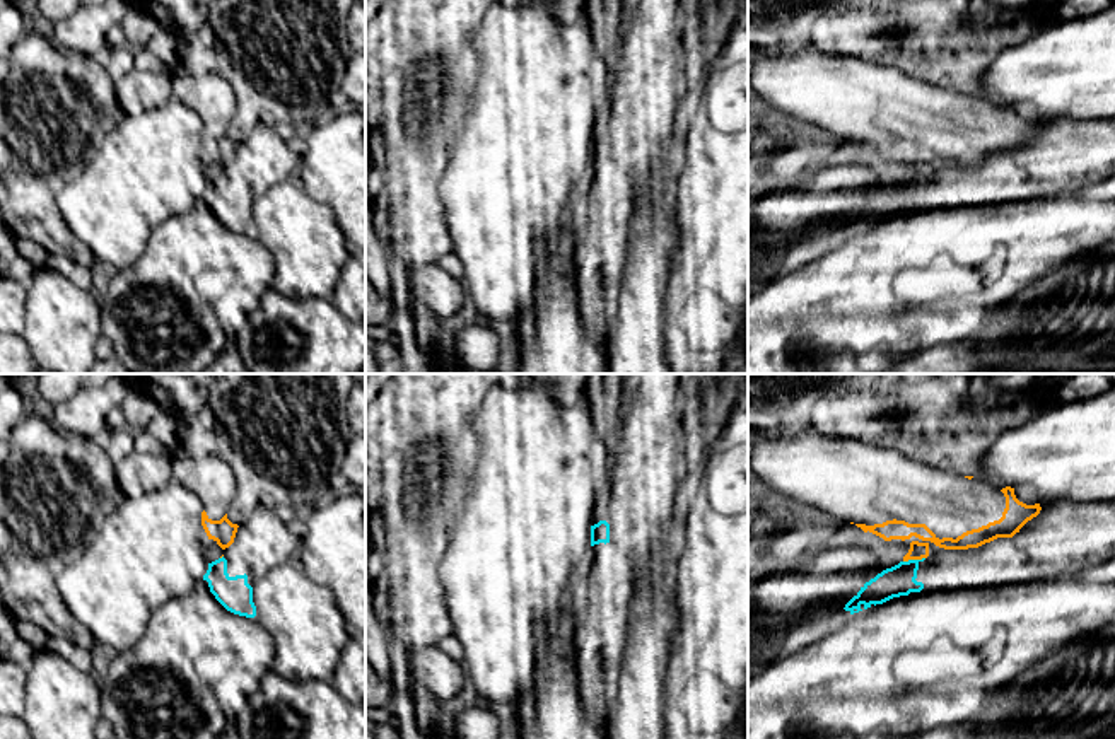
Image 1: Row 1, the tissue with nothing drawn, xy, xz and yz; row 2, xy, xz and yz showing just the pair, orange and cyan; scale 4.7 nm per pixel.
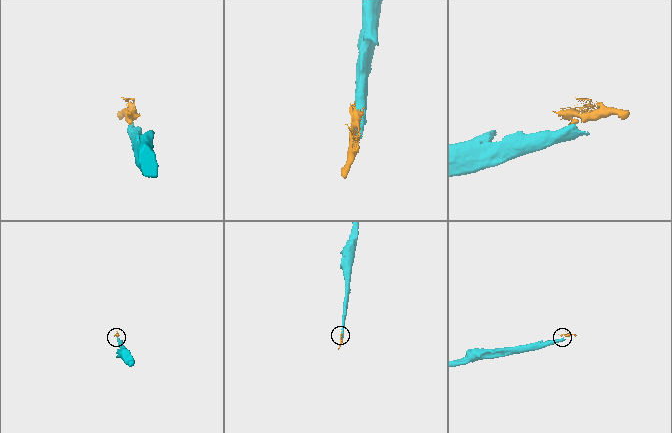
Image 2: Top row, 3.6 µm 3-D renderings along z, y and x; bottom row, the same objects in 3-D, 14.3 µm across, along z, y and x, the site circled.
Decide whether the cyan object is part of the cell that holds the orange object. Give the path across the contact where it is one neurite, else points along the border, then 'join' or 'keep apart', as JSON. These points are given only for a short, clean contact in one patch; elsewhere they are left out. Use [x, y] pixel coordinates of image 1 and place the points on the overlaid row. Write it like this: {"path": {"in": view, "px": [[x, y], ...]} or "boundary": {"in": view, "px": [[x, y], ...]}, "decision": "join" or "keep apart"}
{"boundary": {"in": "yz", "px": [[924, 557], [904, 562]]}, "decision": "keep apart"}

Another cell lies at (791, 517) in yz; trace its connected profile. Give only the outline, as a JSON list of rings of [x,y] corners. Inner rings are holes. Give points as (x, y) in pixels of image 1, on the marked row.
[[[784,505],[784,510],[777,515],[775,529],[780,532],[794,531],[801,524],[808,524],[814,536],[826,532],[837,519],[823,517],[811,509],[799,509],[794,505]]]

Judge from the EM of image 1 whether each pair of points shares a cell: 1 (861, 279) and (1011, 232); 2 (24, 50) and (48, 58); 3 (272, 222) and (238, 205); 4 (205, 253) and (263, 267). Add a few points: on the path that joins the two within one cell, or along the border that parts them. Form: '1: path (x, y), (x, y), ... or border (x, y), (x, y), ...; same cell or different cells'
1: path (899, 241), (909, 231), (924, 224), (974, 224); same cell
2: path (29, 55), (43, 58); same cell
3: border (279, 181), (253, 203), (255, 231); different cells
4: path (219, 253), (243, 253), (250, 256); same cell

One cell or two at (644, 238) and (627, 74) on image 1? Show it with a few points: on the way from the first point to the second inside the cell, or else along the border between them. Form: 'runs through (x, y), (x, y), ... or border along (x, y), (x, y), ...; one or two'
border along (663, 164), (651, 173), (632, 221), (630, 238); two

